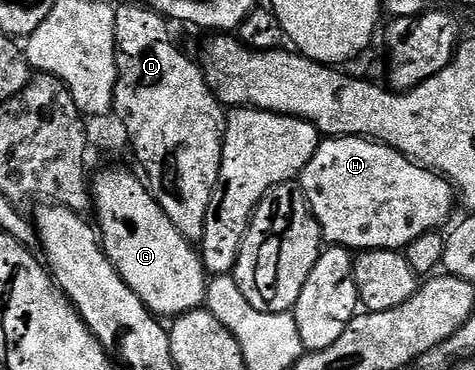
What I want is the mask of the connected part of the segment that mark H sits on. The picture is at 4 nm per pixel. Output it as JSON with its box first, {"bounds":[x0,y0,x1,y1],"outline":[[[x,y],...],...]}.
{"bounds":[299,137,455,251],"outline":[[[330,137],[322,140],[321,145],[315,151],[311,163],[301,172],[299,178],[301,189],[307,195],[309,206],[313,212],[313,217],[319,223],[321,236],[329,245],[342,245],[350,251],[364,251],[367,249],[396,249],[404,251],[415,239],[421,235],[427,235],[442,228],[441,224],[453,213],[453,197],[455,201],[455,190],[448,181],[439,173],[434,173],[432,169],[419,165],[409,157],[405,157],[399,151],[392,149],[390,145],[383,145],[380,141],[371,141],[364,137]]]}

